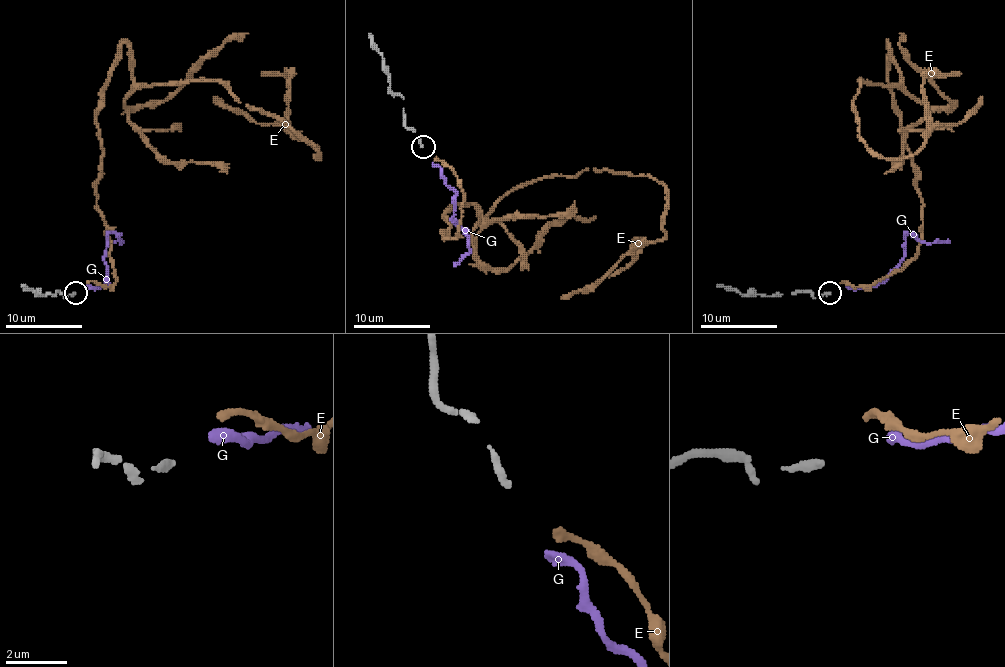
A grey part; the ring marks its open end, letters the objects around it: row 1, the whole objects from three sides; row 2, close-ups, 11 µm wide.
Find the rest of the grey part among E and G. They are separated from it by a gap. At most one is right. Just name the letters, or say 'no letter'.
E

